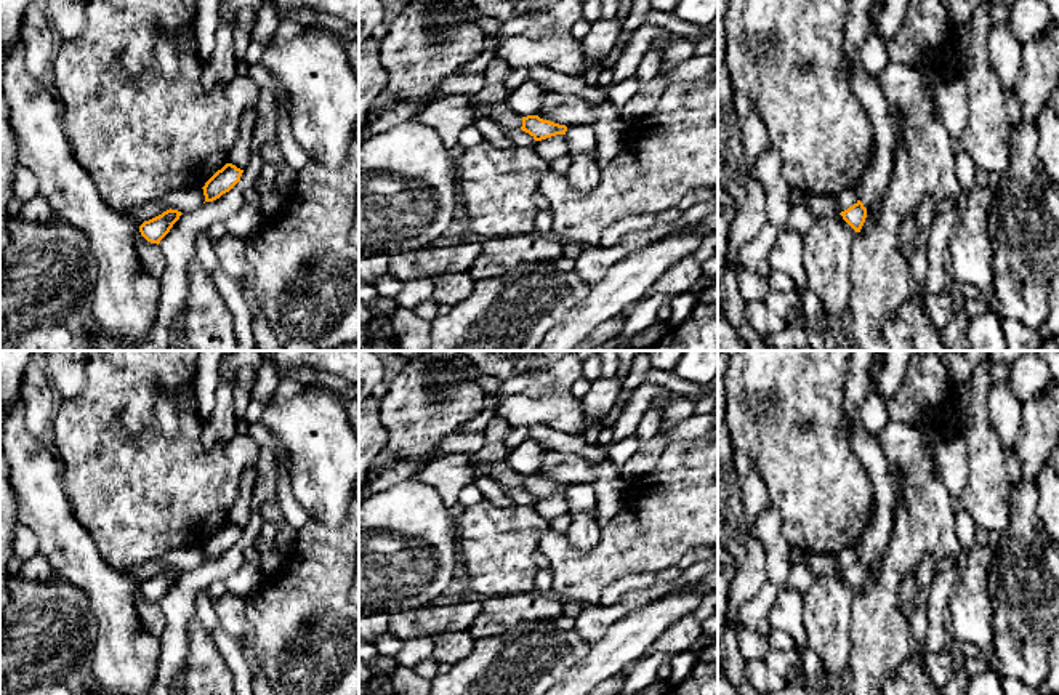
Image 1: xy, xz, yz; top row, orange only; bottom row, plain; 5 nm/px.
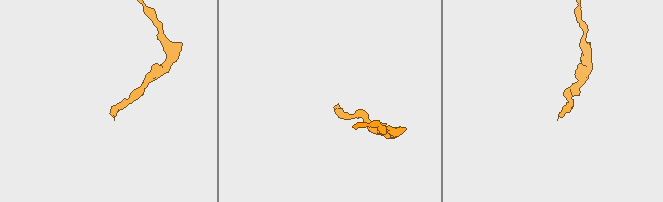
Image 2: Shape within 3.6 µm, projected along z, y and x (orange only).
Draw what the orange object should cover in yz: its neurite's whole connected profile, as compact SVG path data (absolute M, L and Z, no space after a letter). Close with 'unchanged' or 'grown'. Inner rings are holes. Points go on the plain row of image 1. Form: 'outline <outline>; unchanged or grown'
outline M857 559L852 565L841 570L840 573L856 591L860 591L867 576L867 567L860 559Z; unchanged

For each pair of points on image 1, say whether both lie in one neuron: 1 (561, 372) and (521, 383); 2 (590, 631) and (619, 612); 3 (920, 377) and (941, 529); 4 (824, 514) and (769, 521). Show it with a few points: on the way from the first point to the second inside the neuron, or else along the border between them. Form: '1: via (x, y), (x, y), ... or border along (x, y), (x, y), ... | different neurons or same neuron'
1: via (551, 378), (542, 383), (531, 383) | same neuron
2: via (596, 625), (612, 612) | same neuron
3: border along (889, 420), (912, 425), (920, 431) | different neurons
4: border along (771, 503), (781, 516), (781, 534), (790, 548) | different neurons

